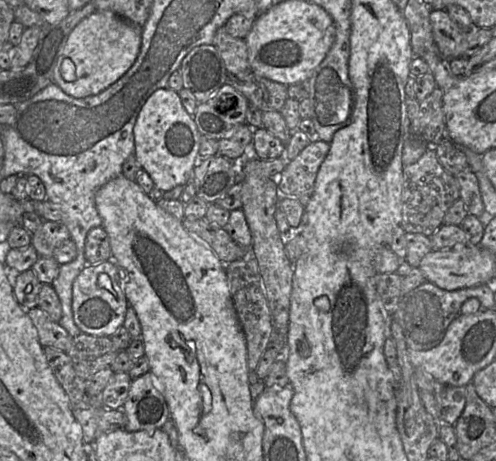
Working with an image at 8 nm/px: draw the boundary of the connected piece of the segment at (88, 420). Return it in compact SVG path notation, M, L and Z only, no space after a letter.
M92 404L72 412L82 427L85 444L94 444L101 434L124 429L127 423L127 417L122 409L107 409L100 404Z

